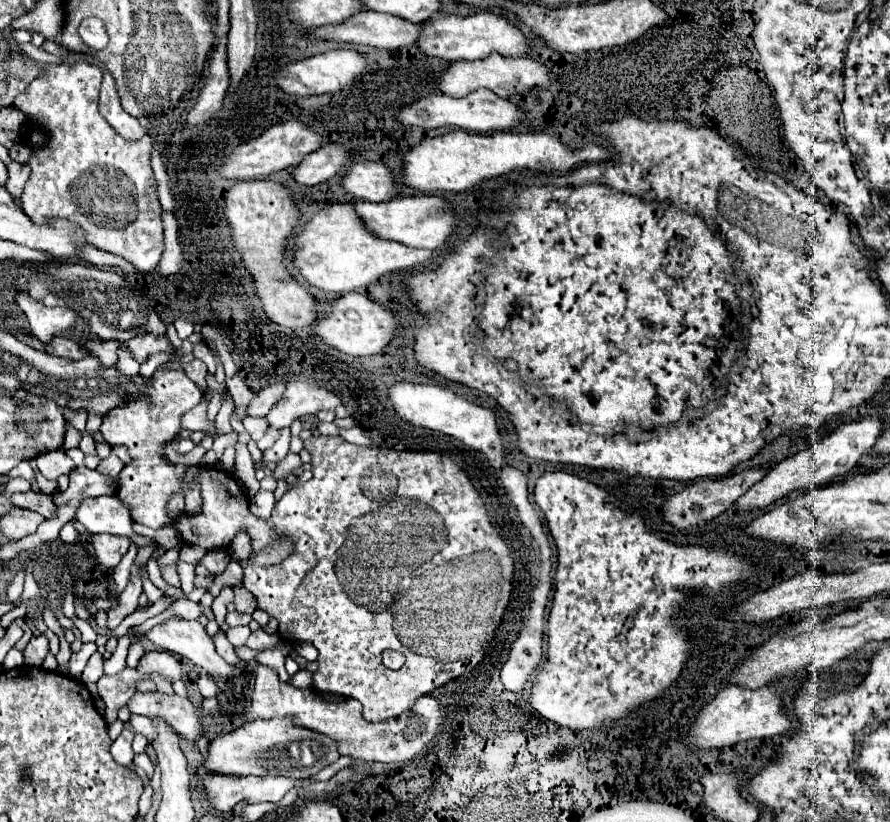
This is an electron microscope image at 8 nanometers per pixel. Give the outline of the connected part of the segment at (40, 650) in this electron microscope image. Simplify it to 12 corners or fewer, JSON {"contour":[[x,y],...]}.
{"contour":[[32,638],[24,650],[24,664],[40,666],[48,654],[48,638]]}

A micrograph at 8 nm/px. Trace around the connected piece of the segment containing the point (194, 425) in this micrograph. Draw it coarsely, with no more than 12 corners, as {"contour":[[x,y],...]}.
{"contour":[[206,400],[184,414],[184,428],[218,436],[216,424],[206,416]]}

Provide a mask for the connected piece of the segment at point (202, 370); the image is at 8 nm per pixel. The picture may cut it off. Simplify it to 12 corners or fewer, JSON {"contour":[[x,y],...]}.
{"contour":[[192,360],[186,366],[186,376],[202,388],[206,364]]}

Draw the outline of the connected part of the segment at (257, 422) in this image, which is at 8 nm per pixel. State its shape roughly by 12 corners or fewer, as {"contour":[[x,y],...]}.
{"contour":[[244,418],[252,440],[260,440],[270,428],[266,418]]}

